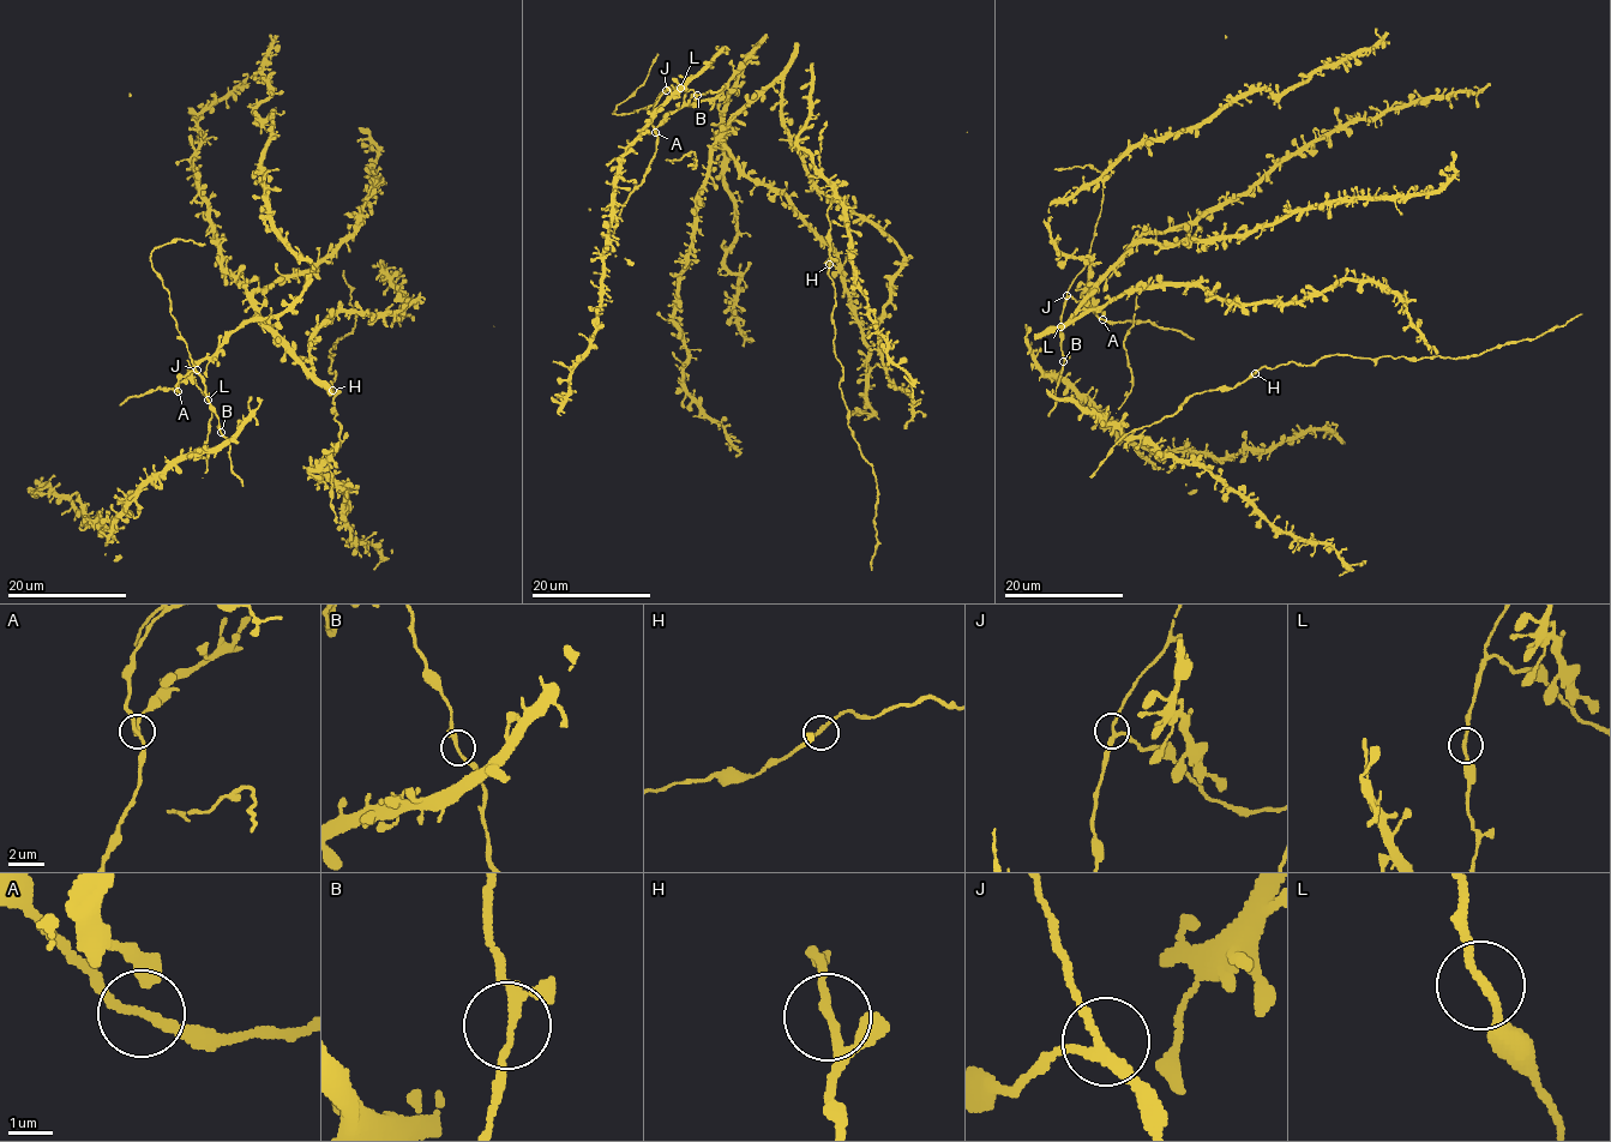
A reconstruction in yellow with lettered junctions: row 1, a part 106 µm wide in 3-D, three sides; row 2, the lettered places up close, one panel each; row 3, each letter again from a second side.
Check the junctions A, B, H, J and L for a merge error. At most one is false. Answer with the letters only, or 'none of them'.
none of them

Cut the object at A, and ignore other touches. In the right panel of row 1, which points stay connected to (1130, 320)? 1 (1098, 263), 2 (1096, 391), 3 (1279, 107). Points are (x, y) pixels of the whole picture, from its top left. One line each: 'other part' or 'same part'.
1: same part
2: other part
3: same part

